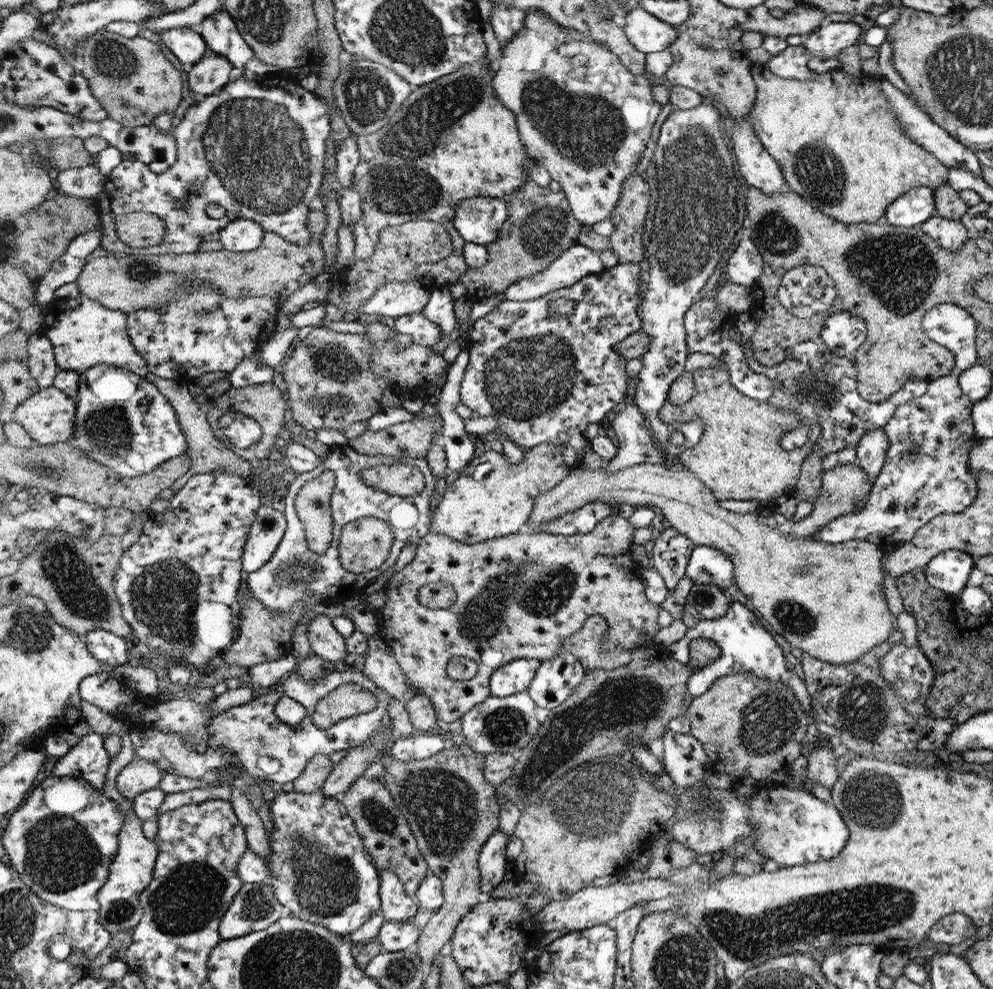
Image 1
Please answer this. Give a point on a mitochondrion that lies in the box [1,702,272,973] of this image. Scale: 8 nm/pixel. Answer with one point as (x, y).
(60, 854)

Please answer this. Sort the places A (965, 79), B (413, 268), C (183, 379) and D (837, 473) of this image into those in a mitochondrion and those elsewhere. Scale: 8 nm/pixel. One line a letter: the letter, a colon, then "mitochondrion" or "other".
A: mitochondrion
B: other
C: other
D: other

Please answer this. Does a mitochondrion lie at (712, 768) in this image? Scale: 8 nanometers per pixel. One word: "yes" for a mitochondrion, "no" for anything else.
no

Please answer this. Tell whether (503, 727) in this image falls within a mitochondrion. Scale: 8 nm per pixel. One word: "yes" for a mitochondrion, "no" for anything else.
yes

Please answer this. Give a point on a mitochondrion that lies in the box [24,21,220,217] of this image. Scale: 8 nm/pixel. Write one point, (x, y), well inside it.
(115, 62)

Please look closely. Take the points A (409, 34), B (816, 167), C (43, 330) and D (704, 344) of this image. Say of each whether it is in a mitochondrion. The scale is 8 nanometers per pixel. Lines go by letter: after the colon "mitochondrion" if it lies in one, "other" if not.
A: mitochondrion
B: mitochondrion
C: other
D: other

